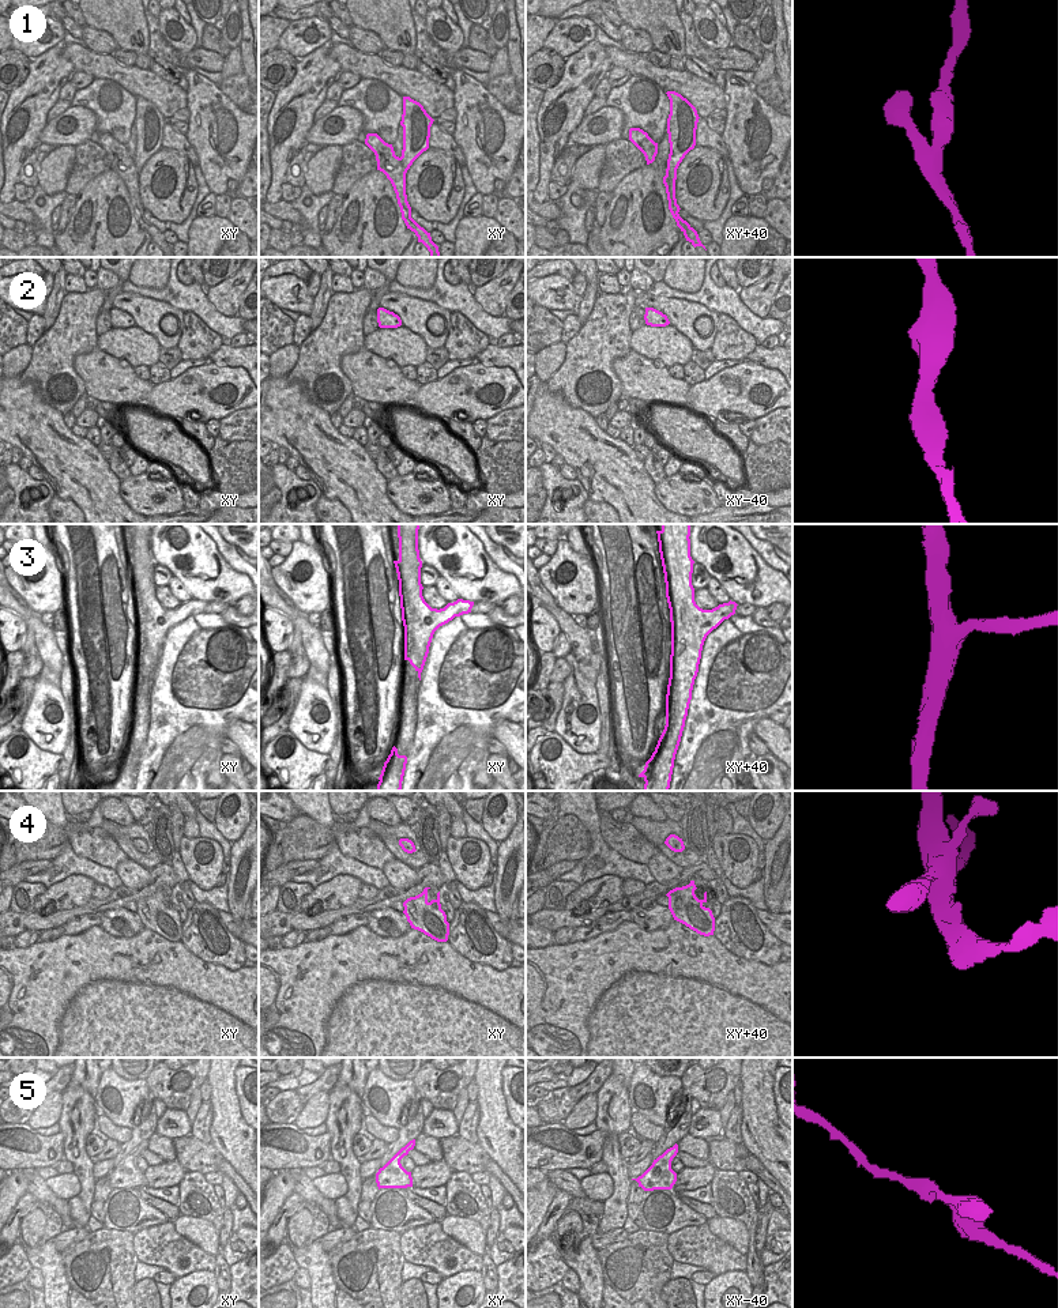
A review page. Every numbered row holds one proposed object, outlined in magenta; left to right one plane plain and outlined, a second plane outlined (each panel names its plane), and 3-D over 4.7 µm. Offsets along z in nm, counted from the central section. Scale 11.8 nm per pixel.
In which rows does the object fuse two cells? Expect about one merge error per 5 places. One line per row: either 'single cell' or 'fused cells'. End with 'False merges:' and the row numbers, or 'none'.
1: fused cells
2: single cell
3: single cell
4: single cell
5: single cell
False merges: 1

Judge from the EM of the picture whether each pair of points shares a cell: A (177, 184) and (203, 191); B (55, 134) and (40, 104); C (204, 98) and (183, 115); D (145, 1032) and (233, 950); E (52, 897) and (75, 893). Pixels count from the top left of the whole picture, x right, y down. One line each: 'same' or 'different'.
A: different
B: different
C: different
D: different
E: same

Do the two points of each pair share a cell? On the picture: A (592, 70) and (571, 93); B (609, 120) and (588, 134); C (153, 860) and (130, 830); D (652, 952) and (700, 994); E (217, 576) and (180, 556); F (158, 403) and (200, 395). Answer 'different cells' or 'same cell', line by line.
A: same cell
B: same cell
C: different cells
D: same cell
E: same cell
F: same cell

